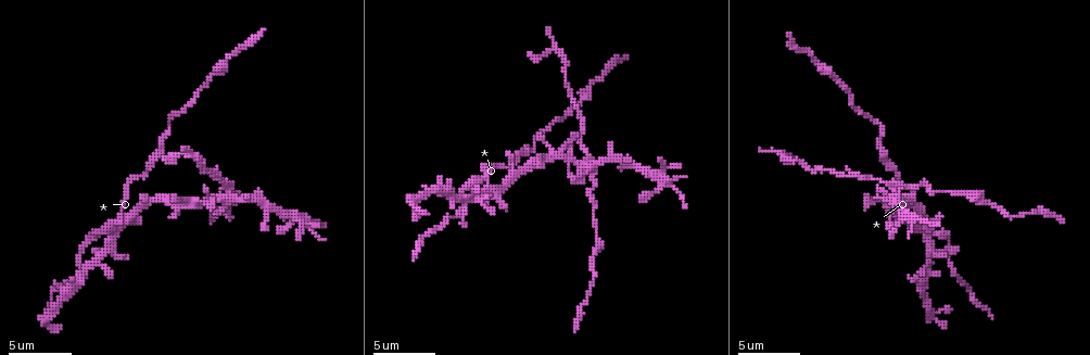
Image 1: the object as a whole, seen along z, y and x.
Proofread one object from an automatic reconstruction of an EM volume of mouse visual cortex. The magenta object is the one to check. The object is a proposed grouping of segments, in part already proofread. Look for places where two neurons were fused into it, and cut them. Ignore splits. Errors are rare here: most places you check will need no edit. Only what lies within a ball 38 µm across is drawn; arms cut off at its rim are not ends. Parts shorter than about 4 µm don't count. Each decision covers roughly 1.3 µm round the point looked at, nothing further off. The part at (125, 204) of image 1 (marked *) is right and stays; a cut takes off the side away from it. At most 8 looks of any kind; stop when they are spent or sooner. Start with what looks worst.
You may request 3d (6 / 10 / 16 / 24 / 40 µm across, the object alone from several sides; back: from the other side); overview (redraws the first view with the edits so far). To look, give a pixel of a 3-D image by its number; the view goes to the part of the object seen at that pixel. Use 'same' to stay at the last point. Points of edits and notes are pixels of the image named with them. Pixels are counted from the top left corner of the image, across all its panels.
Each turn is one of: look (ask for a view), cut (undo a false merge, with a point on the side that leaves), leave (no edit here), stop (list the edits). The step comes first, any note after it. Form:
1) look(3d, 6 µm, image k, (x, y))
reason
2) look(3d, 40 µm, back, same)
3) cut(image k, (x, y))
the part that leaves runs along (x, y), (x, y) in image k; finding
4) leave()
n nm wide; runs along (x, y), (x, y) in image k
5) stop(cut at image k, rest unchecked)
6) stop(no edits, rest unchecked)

look(3d, 10 µm, image 1, (230, 194))
four or more arms meet

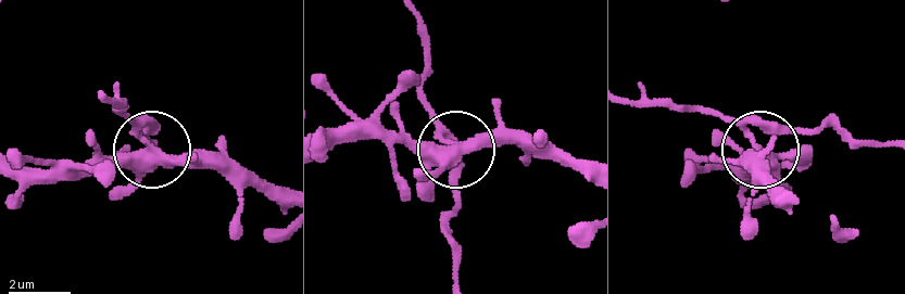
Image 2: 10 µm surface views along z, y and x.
cut(image 2, (125, 113))
5 arms; two neurons meet here

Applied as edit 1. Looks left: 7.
look(3d, 10 µm, image 1, (482, 179))
arms part here

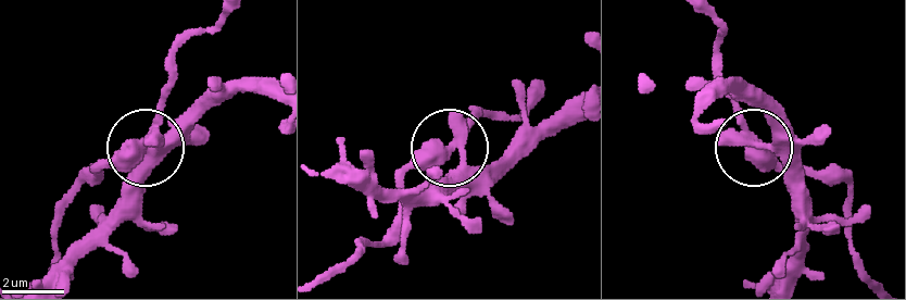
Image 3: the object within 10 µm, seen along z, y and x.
leave()
3 arms; runs along (468, 128), (395, 185) in image 3; all the same neuron

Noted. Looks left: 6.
look(3d, 6 µm, image 1, (892, 168))
thick turns thin

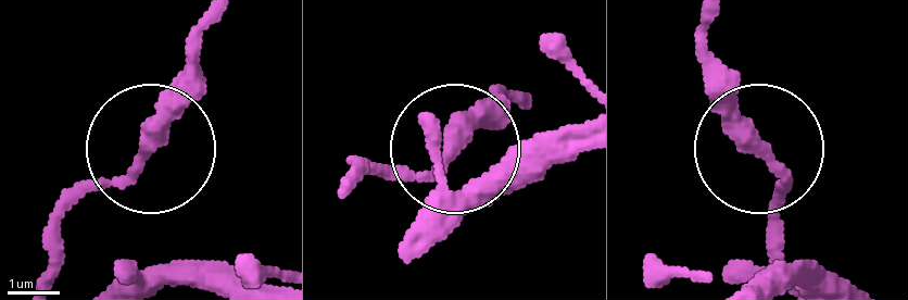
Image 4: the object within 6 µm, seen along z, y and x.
look(3d, 6 µm, back, image 4, (757, 148))

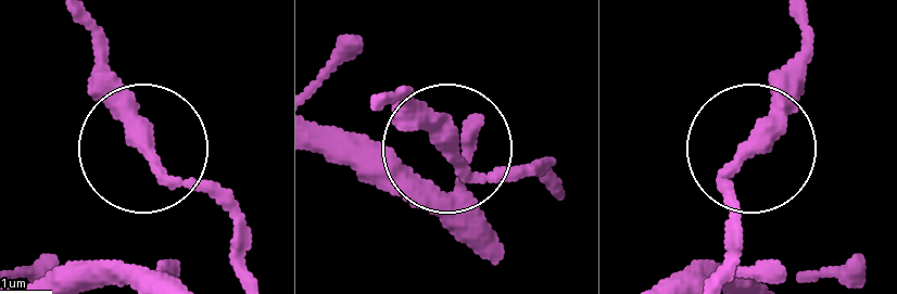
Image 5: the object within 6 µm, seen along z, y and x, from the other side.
leave()
310 nm wide; runs along (242, 271), (220, 206), (155, 167), (135, 102), (96, 54) in image 5; one neuron here

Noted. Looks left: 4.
look(3d, 16 µm, image 1, (304, 218))
small branch off a trunk

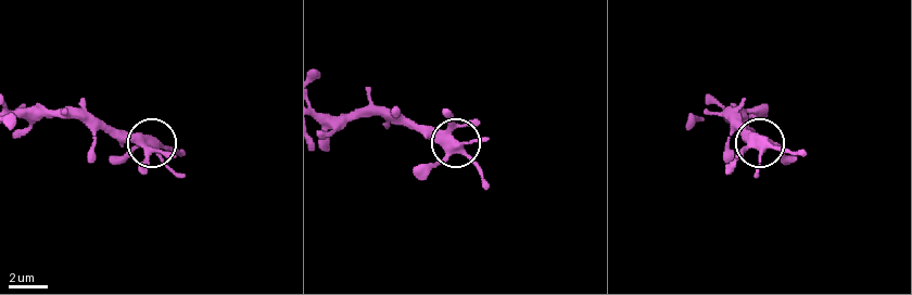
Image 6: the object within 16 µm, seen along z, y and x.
leave()
4 arms; continuous, no second neuron

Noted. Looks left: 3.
stop(cut at image 2, rest unchecked)

